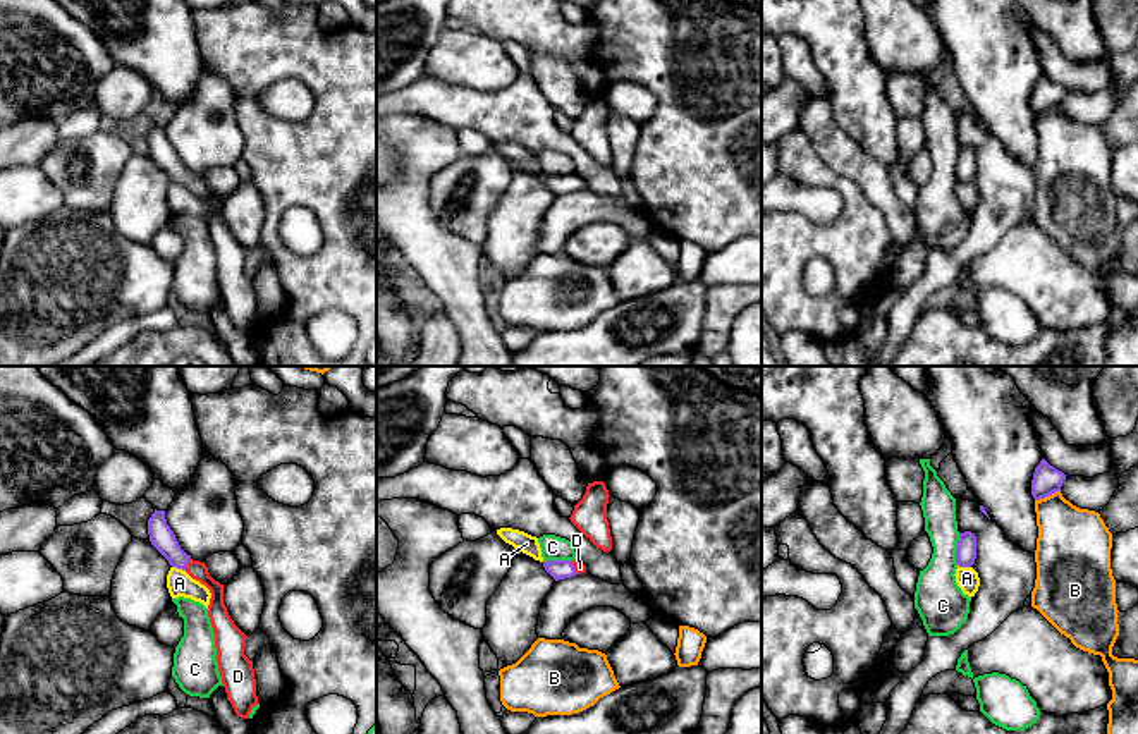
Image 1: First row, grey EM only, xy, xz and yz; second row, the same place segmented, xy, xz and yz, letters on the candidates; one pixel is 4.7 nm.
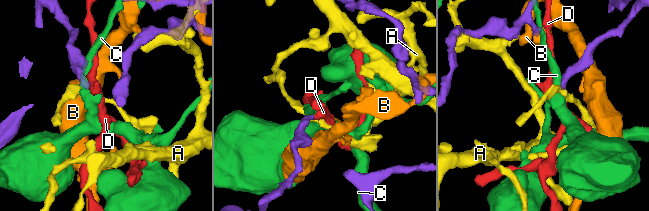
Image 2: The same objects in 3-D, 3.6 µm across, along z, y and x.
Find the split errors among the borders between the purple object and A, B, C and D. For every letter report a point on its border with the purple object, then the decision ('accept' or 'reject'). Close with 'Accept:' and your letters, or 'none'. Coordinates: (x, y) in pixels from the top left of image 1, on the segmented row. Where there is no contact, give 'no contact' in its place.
A: meets purple in xy at (179, 568); reject
B: meets purple in yz at (1047, 495); reject
C: meets purple in yz at (958, 549); reject
D: meets purple in xy at (188, 562); accept
Accept: D

